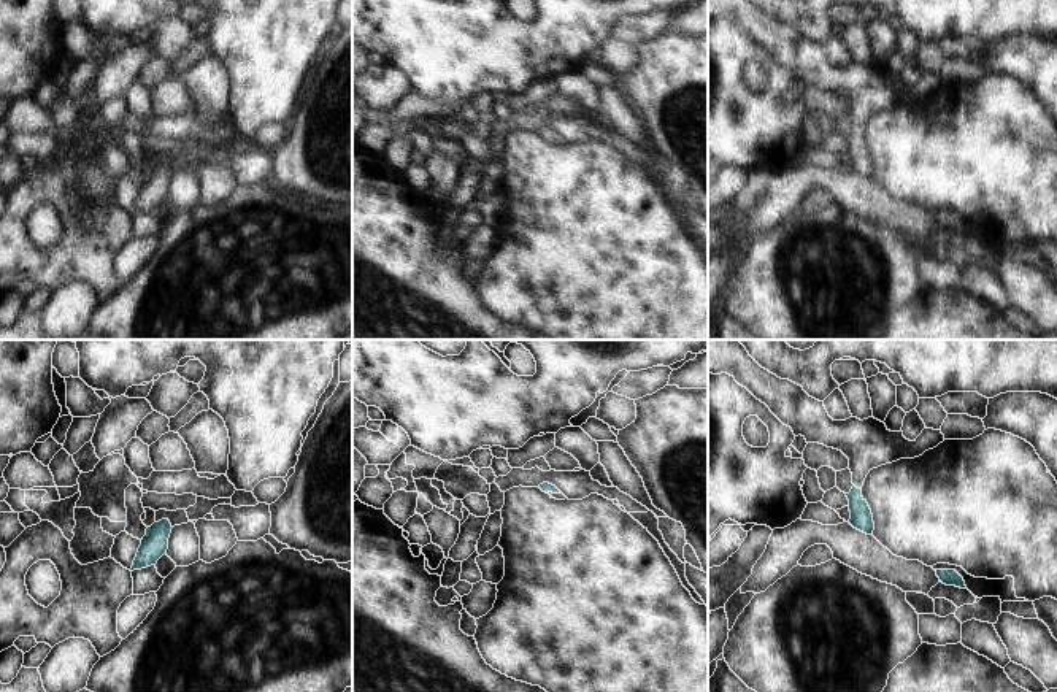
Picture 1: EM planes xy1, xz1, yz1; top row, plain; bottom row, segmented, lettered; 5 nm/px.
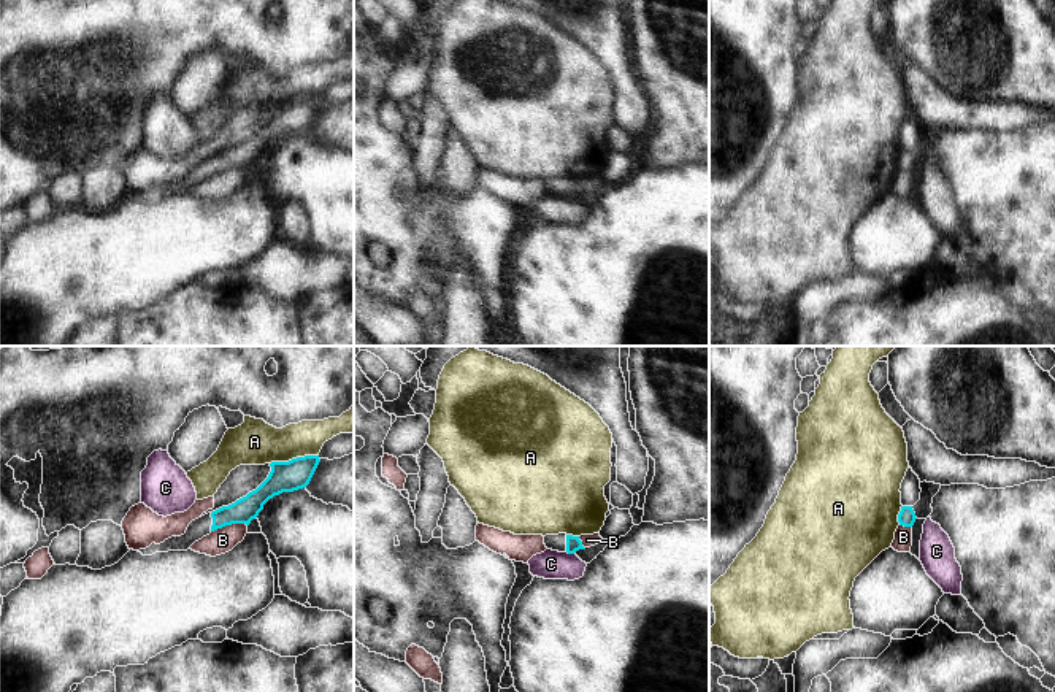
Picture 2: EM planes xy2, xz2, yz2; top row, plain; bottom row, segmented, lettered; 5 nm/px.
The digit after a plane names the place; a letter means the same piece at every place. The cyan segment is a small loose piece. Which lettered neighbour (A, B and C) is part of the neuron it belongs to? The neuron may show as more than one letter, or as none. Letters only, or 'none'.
none

